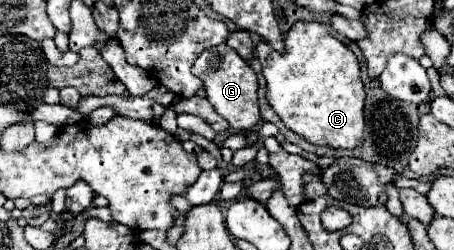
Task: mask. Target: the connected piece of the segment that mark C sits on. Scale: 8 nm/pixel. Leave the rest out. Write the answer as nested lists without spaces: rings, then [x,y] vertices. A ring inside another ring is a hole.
[[[297,22],[285,38],[285,54],[275,52],[267,42],[259,42],[257,58],[263,66],[263,76],[267,80],[267,102],[289,130],[293,130],[311,144],[329,148],[353,150],[363,142],[365,86],[361,82],[357,56],[343,42],[333,38],[323,24]]]

